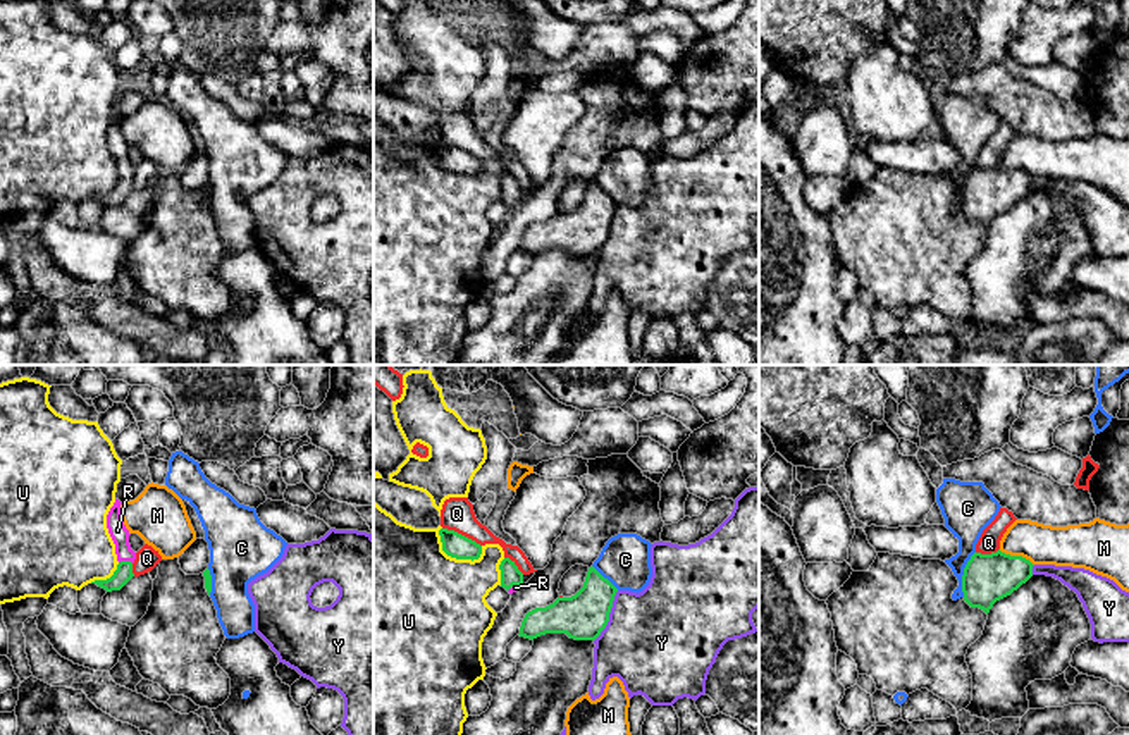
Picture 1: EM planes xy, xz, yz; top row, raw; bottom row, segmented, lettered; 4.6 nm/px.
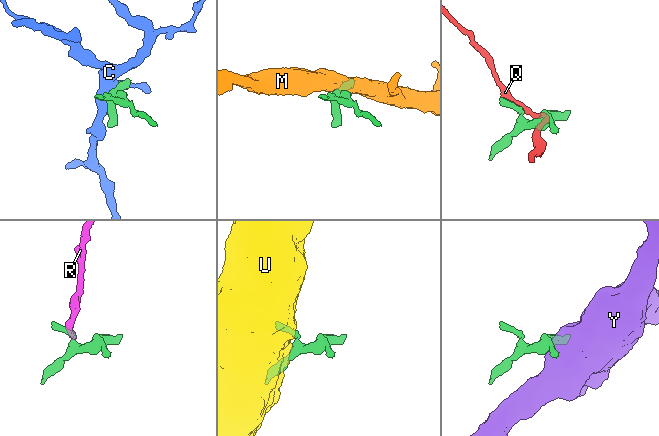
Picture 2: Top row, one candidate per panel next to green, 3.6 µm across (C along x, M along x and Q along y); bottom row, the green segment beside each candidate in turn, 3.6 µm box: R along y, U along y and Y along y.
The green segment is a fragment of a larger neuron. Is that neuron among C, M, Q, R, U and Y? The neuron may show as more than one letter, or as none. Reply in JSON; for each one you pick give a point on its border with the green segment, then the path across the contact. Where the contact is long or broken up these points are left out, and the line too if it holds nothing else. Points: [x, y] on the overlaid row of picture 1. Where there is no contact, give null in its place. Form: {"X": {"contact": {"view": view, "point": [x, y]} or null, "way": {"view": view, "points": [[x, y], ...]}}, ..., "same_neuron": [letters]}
{"R": {"contact": {"view": "xy", "point": [124, 562]}, "way": {"view": "xy", "points": [[124, 568], [124, 562], [117, 531]]}}, "same_neuron": ["R"]}

